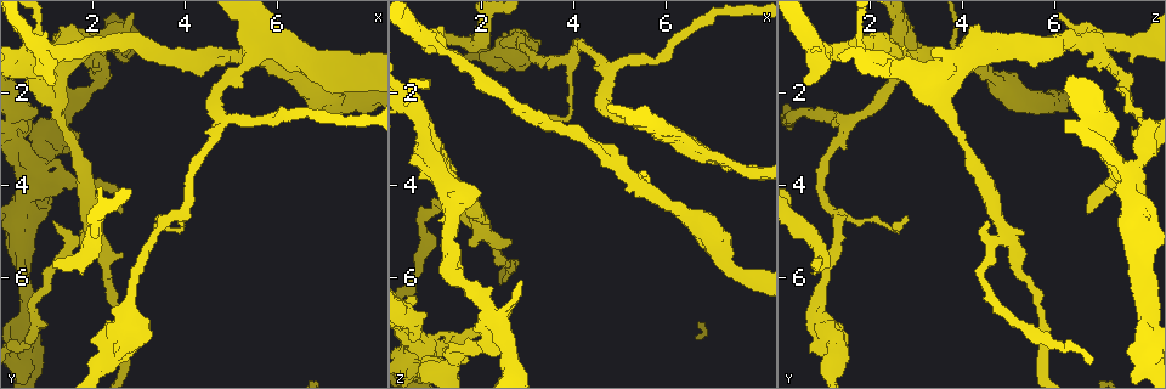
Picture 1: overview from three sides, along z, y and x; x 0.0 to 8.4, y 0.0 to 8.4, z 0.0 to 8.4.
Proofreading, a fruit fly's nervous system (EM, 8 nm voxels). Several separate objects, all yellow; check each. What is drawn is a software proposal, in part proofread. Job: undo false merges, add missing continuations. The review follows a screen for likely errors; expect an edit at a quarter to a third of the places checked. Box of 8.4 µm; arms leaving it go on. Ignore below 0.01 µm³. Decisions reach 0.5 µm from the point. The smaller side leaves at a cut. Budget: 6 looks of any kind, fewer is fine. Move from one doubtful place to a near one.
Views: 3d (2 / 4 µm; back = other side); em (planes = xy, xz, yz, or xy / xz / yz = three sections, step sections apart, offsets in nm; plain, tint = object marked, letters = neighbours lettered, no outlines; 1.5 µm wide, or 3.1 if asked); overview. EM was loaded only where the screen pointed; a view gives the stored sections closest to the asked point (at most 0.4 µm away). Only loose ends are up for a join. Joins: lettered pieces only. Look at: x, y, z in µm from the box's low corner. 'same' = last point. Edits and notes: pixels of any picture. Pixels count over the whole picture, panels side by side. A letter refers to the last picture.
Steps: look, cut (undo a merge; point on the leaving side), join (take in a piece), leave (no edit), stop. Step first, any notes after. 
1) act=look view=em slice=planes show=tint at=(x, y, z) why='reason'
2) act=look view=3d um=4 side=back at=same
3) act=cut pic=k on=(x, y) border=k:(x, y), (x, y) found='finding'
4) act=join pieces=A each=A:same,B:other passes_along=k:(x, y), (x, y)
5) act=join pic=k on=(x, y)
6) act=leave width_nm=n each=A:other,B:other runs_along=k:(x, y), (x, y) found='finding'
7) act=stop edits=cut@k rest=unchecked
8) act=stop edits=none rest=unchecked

act=look view=3d um=2 at=(1.10, 1.75, 0.65) why='branch stops here'

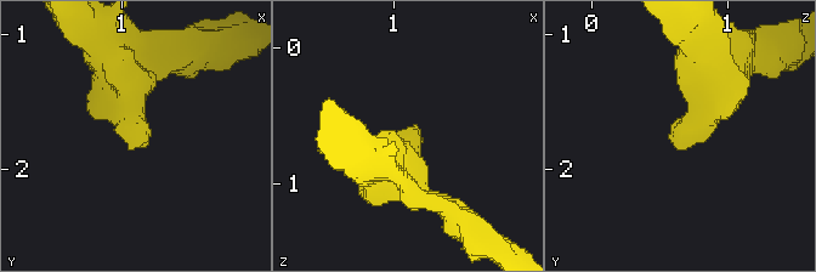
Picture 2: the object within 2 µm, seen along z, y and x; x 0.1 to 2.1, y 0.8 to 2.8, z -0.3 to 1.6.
act=look view=em slice=xz step=8 show=tint at=(1.06, 1.82, 0.62)

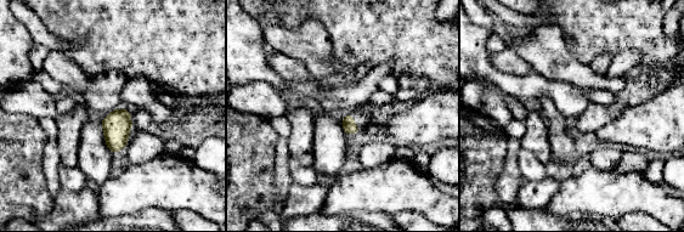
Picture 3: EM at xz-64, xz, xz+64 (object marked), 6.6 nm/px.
act=look view=em slice=planes show=letters at=same

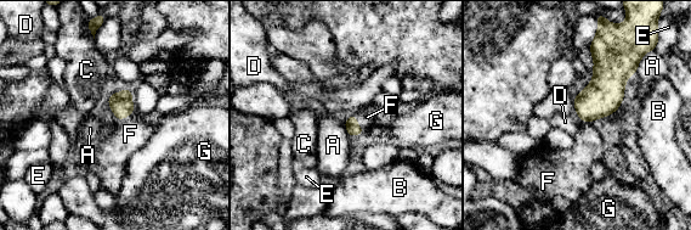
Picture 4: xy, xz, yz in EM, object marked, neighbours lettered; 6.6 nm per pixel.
act=join pieces=F each=A:other,B:other,C:other,D:other,E:other,F:same,G:other passes_along=4:(351, 124), (357, 123), (367, 117) found='it goes on there'

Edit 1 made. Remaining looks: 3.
act=look view=overview

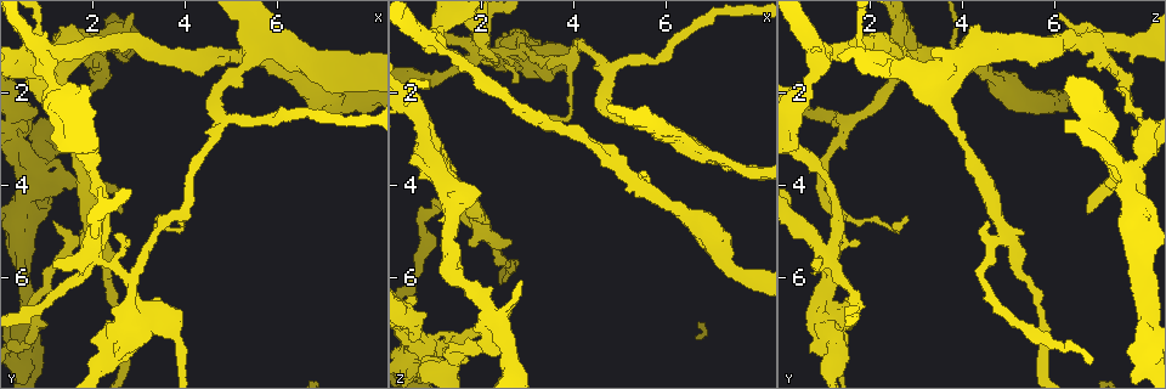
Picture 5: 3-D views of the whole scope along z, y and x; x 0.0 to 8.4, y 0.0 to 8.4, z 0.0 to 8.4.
act=look view=3d um=2 side=back at=(3.55, 4.65, 2.80) why='thin end'

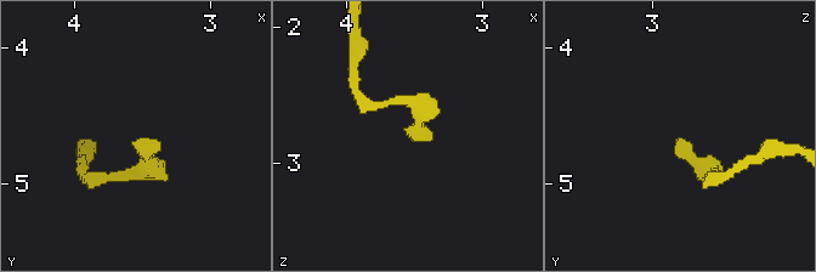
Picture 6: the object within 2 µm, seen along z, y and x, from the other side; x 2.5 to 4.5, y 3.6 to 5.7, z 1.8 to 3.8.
act=look view=em slice=planes show=letters at=(3.54, 4.68, 2.80) why='now the EM'

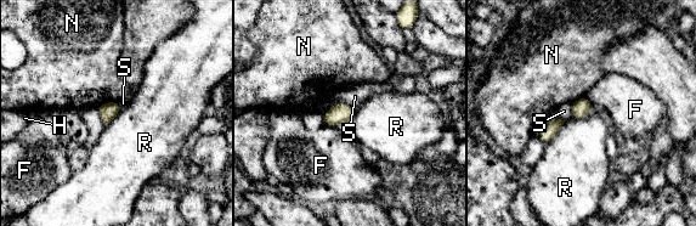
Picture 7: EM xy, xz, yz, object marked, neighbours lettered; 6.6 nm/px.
act=leave each=F:other,H:other,N:other,R:other,S:other border=7:(118, 101), (107, 101), (97, 107) found='no lettered piece goes on from it'

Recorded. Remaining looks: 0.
act=stop edits=join@4 rest=unchecked

